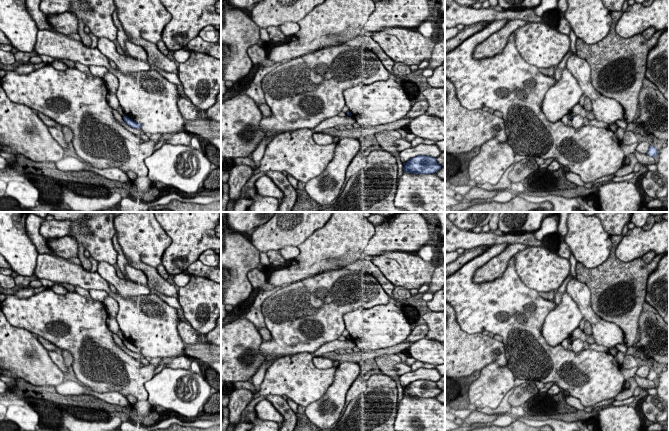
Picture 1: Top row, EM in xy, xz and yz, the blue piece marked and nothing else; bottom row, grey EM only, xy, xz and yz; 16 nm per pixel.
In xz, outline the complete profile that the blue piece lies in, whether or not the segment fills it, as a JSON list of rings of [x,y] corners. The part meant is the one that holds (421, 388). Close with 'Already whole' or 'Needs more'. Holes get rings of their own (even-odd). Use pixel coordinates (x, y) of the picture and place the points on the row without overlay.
[[[418,379],[404,387],[403,395],[413,398],[431,398],[441,393],[436,382],[426,379]]]. Already whole

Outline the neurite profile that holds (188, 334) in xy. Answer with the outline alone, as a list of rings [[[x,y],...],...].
[[[179,319],[178,332],[182,341],[187,344],[199,344],[199,334],[197,331],[186,322]]]

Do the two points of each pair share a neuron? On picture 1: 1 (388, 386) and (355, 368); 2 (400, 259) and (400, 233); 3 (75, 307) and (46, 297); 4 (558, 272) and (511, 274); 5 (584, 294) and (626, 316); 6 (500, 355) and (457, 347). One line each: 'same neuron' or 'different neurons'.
1: different neurons
2: different neurons
3: same neuron
4: different neurons
5: different neurons
6: same neuron

